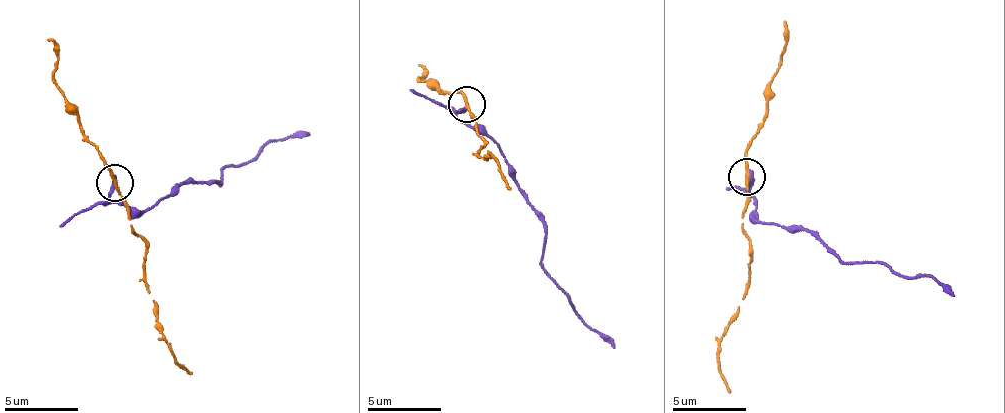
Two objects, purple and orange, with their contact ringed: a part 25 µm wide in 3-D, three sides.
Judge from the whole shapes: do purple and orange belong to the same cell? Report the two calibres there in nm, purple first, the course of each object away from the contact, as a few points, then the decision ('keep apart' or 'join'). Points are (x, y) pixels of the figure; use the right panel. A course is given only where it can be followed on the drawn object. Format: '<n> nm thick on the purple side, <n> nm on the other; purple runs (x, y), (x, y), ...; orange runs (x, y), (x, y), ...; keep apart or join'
360 nm thick on the purple side, 190 nm on the other; purple runs (748, 175), (758, 220), (820, 235), (842, 263), (886, 264), (907, 277), (927, 275), (953, 297); orange runs (748, 175), (741, 232), (750, 251), (750, 288), (720, 347), (718, 372), (730, 392); keep apart

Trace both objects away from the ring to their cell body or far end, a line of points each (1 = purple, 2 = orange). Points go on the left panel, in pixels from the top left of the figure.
1: (114, 181), (108, 199), (142, 210), (194, 178), (220, 185), (224, 167), (254, 158), (265, 143), (310, 136)
2: (114, 181), (132, 234), (144, 244), (144, 281), (165, 343), (176, 364), (193, 372)

